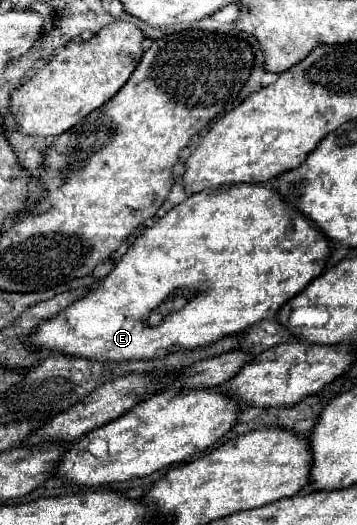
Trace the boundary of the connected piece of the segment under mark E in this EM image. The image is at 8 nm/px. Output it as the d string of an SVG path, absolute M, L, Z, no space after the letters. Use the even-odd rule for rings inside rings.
M230 185L230 187L218 187L218 189L206 189L200 191L192 197L188 197L184 203L172 207L164 217L156 219L154 225L146 227L146 233L138 235L134 243L128 247L128 251L114 261L112 271L98 281L94 289L90 289L80 301L74 301L66 309L62 309L56 317L42 321L28 337L24 337L24 345L32 351L48 351L48 353L60 353L68 357L84 357L84 359L94 359L100 363L124 363L124 361L138 361L138 359L158 359L166 357L170 351L188 351L196 347L206 347L222 337L242 333L248 327L252 327L258 321L264 319L274 319L278 309L292 299L296 293L300 293L314 277L318 277L324 269L324 263L330 255L330 243L326 237L320 237L320 231L298 211L288 209L288 205L282 203L282 199L266 185Z

